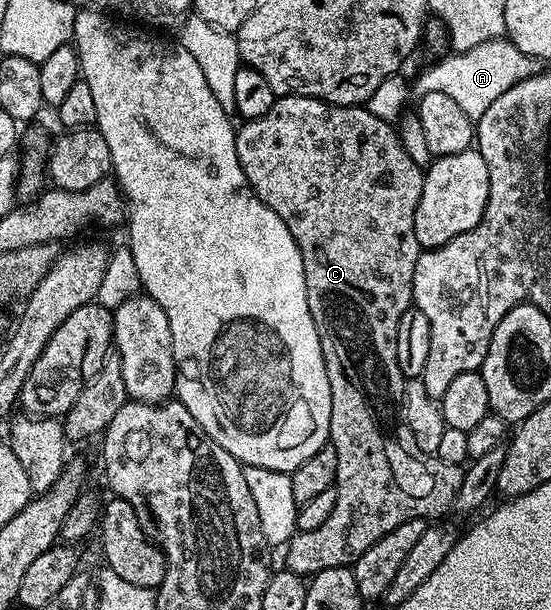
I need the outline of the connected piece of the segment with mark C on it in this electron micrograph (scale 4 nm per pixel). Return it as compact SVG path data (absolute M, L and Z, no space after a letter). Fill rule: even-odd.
M287 94L278 97L263 112L263 116L242 121L236 127L237 155L239 164L251 184L251 188L287 224L299 252L303 256L303 272L307 284L307 308L311 308L311 316L315 320L315 328L319 332L319 344L323 348L323 360L327 364L327 380L331 380L331 428L329 429L329 442L335 448L335 456L339 456L339 468L337 469L337 481L335 489L335 508L331 508L331 516L319 524L314 530L303 530L293 535L284 547L284 565L291 572L302 576L312 576L327 568L339 568L340 566L352 567L353 563L375 544L387 532L399 528L399 524L407 524L412 518L437 520L440 514L450 513L455 496L459 492L459 484L463 484L465 470L455 464L447 464L435 456L418 456L414 453L413 434L409 431L404 421L381 422L377 426L377 418L397 418L401 400L405 396L405 380L399 368L397 359L397 333L399 332L399 320L403 320L403 312L407 312L413 306L413 277L417 261L422 254L419 240L415 240L415 208L419 204L419 196L423 192L423 180L425 179L422 167L407 156L403 148L398 131L388 122L384 122L378 116L373 116L364 105L335 106L331 102L323 102L320 98L300 98L297 94Z

